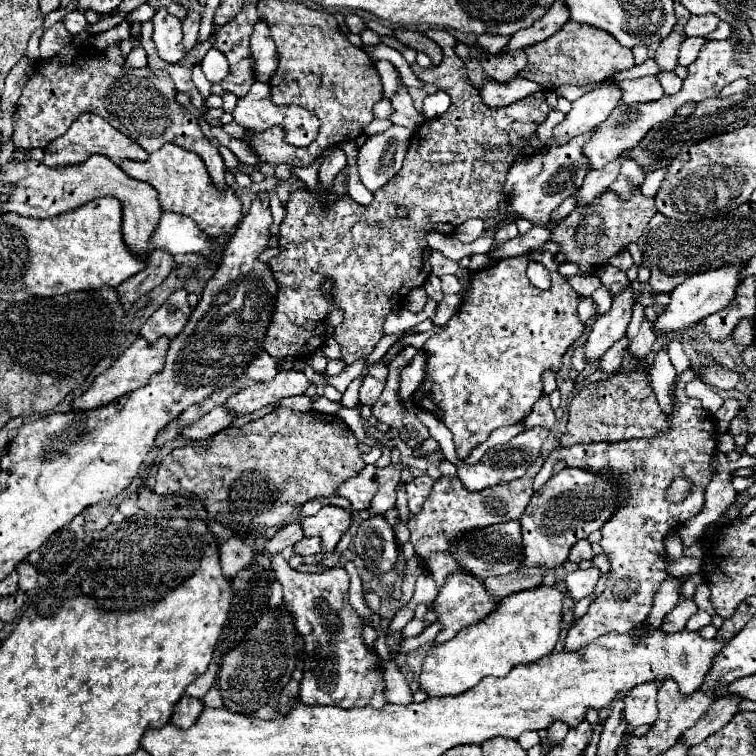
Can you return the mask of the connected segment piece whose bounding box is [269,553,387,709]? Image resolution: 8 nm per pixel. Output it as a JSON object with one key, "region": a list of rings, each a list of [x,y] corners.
{"region":[[[281,553],[269,555],[271,559],[271,571],[275,573],[277,581],[283,585],[285,593],[285,603],[289,611],[293,613],[295,627],[299,635],[305,639],[305,651],[313,655],[311,667],[303,673],[301,679],[301,689],[299,689],[299,699],[305,705],[335,705],[341,709],[355,709],[355,707],[383,707],[387,705],[385,699],[385,679],[383,679],[383,661],[379,655],[365,645],[361,631],[365,627],[363,617],[349,605],[349,575],[343,567],[337,569],[327,569],[323,573],[301,573],[289,567],[285,557]]]}

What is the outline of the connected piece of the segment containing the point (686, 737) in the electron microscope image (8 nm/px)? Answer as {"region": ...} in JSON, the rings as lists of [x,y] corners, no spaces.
{"region":[[[733,695],[719,697],[709,707],[709,711],[693,727],[689,727],[689,731],[683,733],[679,743],[685,743],[685,745],[693,747],[693,745],[705,741],[709,735],[713,735],[715,731],[719,731],[721,727],[725,727],[731,721],[731,717],[739,711],[739,701],[741,699],[733,697]]]}

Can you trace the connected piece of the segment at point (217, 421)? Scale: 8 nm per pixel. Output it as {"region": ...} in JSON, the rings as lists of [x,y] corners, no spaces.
{"region":[[[219,405],[213,411],[205,413],[197,423],[187,425],[181,431],[181,435],[189,437],[189,439],[209,439],[209,437],[217,435],[219,431],[231,427],[235,419],[237,419],[235,413],[229,413],[229,409],[225,405]]]}

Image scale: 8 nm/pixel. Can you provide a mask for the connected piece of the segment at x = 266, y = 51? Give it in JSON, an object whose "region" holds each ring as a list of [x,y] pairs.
{"region":[[[263,19],[253,29],[251,53],[253,53],[253,59],[255,59],[257,81],[269,83],[269,79],[273,77],[273,73],[277,69],[277,49],[275,49],[275,43],[271,39],[269,25]]]}

